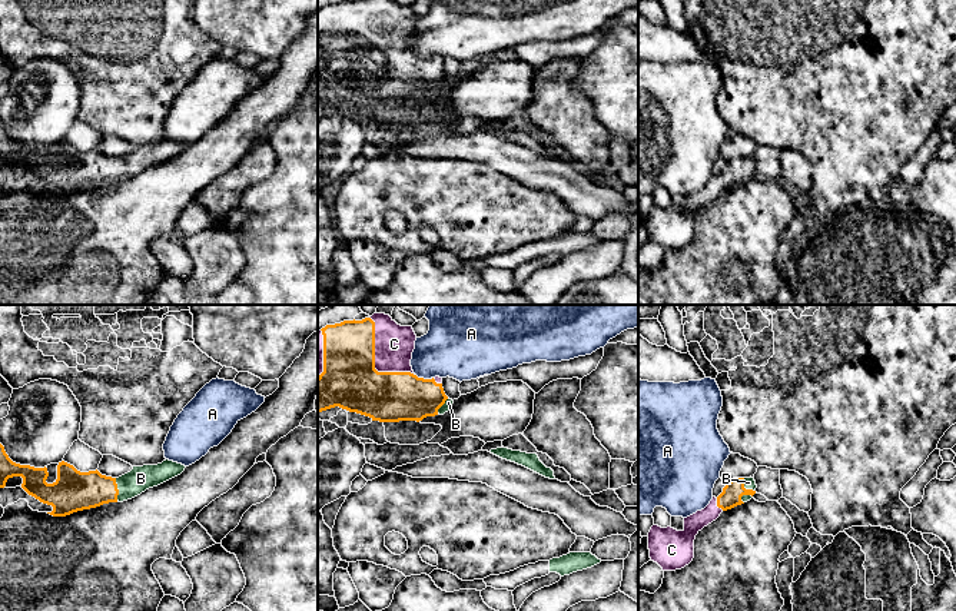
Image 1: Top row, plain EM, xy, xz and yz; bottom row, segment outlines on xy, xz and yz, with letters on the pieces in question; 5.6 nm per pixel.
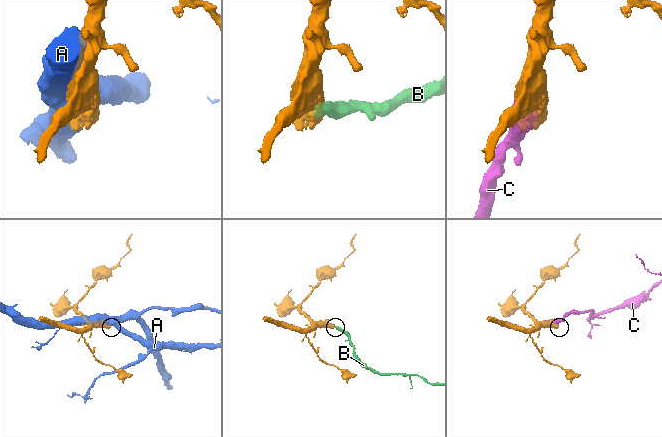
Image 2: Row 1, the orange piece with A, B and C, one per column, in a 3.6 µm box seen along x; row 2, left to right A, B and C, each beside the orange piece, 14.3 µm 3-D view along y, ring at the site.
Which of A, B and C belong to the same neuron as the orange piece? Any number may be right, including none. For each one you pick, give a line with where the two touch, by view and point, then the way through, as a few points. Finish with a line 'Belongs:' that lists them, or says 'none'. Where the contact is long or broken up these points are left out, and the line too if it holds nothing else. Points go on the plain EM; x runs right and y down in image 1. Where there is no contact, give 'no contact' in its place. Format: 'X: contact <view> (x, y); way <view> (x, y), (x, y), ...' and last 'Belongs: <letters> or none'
B: contact xy (118, 169); way xy (73, 170), (118, 169), (140, 158)
C: contact xz (374, 43)
Belongs: B, C

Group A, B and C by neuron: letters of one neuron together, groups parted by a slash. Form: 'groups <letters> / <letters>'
groups A / B C

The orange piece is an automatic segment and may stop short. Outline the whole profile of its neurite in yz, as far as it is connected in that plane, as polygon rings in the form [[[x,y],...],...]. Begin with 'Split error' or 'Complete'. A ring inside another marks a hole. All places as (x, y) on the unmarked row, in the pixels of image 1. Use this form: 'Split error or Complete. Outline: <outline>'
Split error. Outline: [[[733,157],[726,163],[723,172],[696,193],[684,197],[684,209],[653,205],[648,212],[648,229],[651,240],[663,250],[675,250],[688,245],[694,238],[696,215],[708,203],[716,200],[723,190],[741,185],[756,173],[754,157]]]

